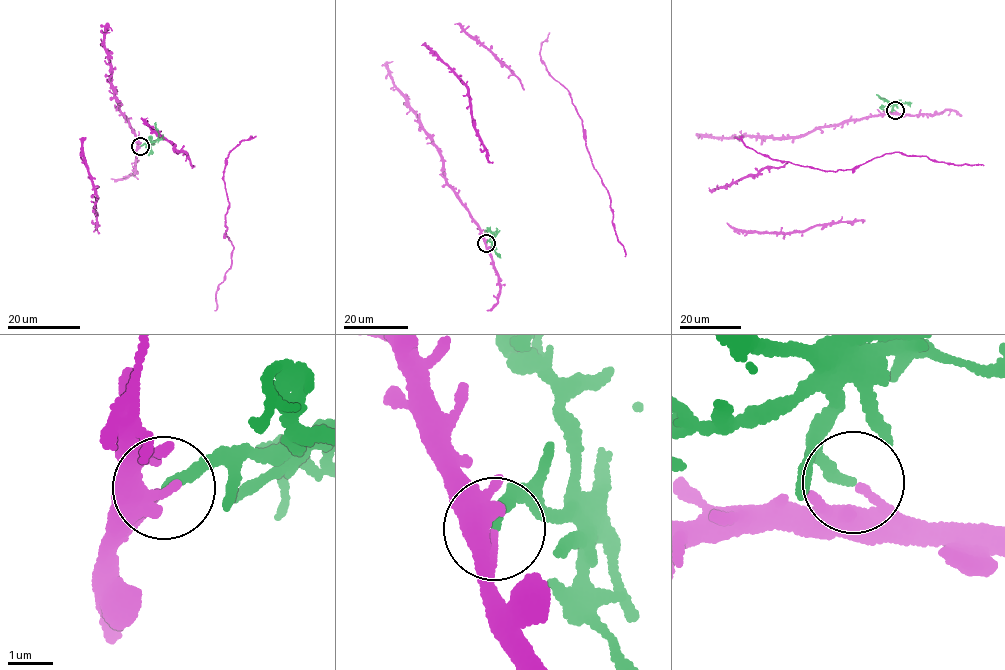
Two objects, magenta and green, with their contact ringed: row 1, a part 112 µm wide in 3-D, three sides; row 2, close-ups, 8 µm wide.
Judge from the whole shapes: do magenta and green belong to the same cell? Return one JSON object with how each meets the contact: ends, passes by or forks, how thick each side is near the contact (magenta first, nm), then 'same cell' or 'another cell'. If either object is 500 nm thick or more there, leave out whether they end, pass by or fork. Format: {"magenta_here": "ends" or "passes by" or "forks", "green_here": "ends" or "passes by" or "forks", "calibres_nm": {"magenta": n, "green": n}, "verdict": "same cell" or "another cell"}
{"magenta_here": "ends", "green_here": "ends", "calibres_nm": {"magenta": 170, "green": 240}, "verdict": "another cell"}

